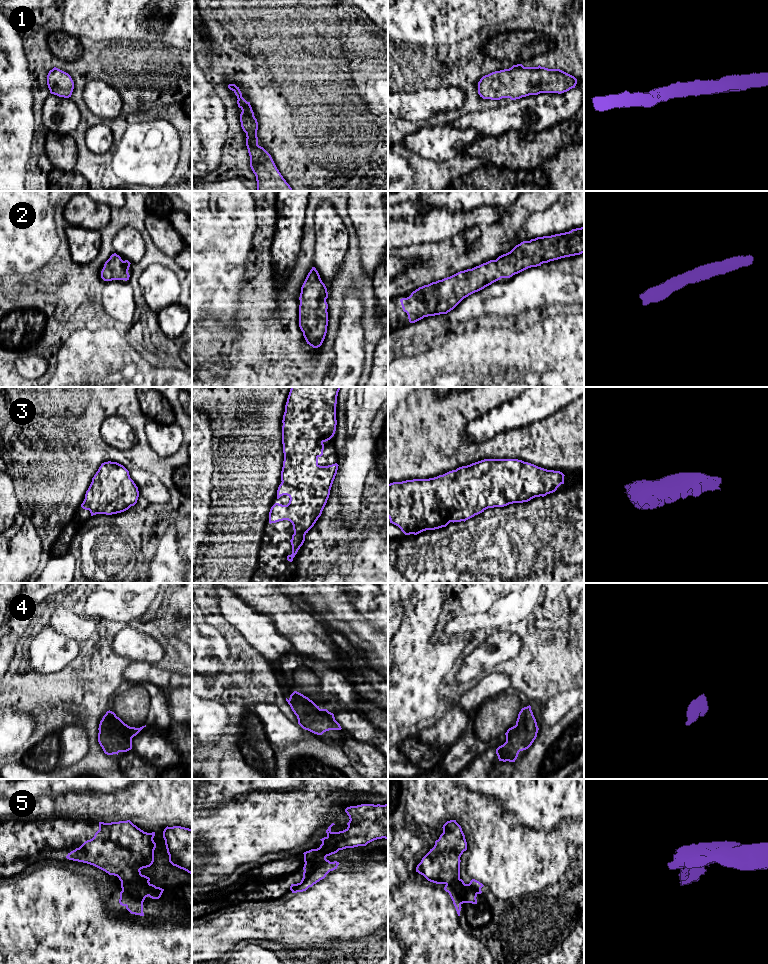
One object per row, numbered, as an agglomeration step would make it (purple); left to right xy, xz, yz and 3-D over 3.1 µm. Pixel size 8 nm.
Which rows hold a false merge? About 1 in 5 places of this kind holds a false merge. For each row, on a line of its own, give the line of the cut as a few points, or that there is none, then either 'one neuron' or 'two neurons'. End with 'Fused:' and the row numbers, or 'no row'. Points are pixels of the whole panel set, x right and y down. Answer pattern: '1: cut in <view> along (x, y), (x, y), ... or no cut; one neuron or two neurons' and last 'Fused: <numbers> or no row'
1: no cut; one neuron
2: no cut; one neuron
3: no cut; one neuron
4: no cut; one neuron
5: cut in xy along (121, 881), (128, 883), (139, 882), (148, 895); two neurons
Fused: 5

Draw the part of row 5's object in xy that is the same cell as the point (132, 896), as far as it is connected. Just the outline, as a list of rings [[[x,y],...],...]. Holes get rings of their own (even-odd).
[[[121,882],[122,891],[120,892],[119,903],[135,915],[144,916],[143,902],[148,893],[144,891],[143,885],[138,882],[123,883]]]

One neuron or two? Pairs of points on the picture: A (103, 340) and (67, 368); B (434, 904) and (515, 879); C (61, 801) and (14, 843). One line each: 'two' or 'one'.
A: one
B: two
C: two

